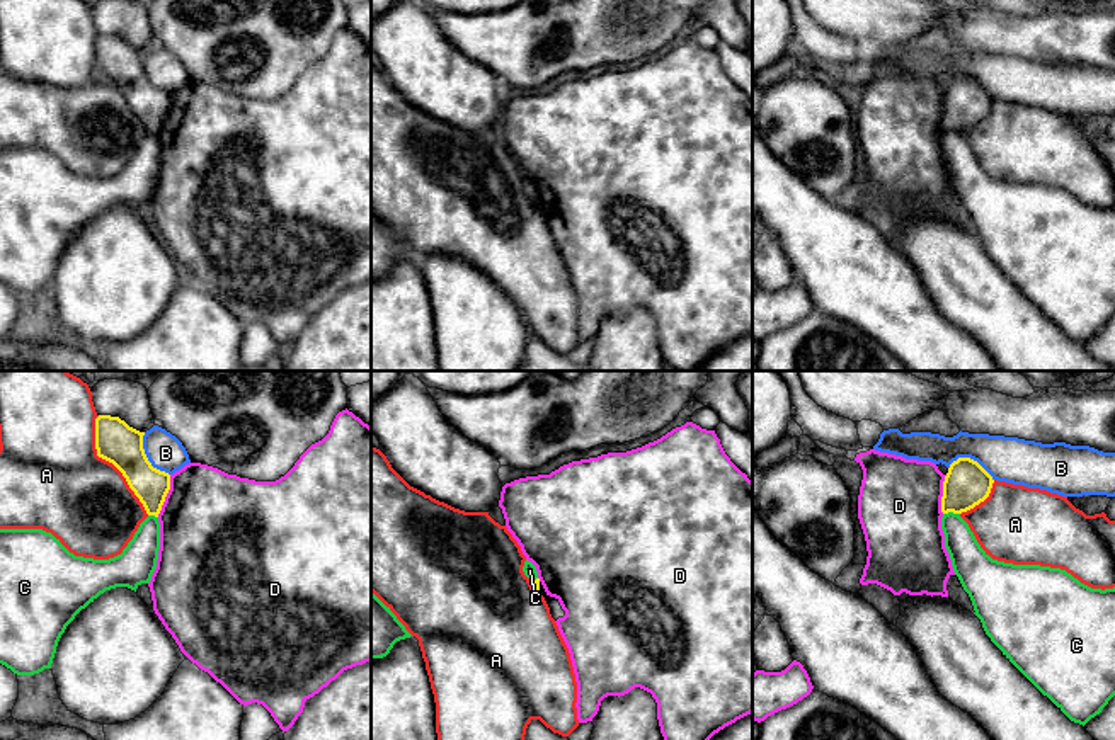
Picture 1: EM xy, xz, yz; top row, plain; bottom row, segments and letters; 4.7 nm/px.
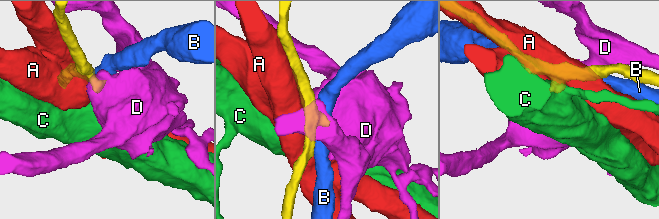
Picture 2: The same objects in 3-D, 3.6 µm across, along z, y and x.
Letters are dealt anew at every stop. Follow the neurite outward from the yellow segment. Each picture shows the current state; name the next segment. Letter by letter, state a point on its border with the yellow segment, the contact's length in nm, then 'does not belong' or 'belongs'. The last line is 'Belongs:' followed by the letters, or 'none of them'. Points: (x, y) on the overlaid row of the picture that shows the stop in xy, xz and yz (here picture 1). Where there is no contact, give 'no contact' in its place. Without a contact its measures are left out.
A: xy (111, 461) | 550 nm | does not belong
B: xy (147, 458) | 240 nm | does not belong
C: yz (950, 511) | 80 nm | does not belong
D: xy (165, 495) | 220 nm | does not belong
Belongs: none of them

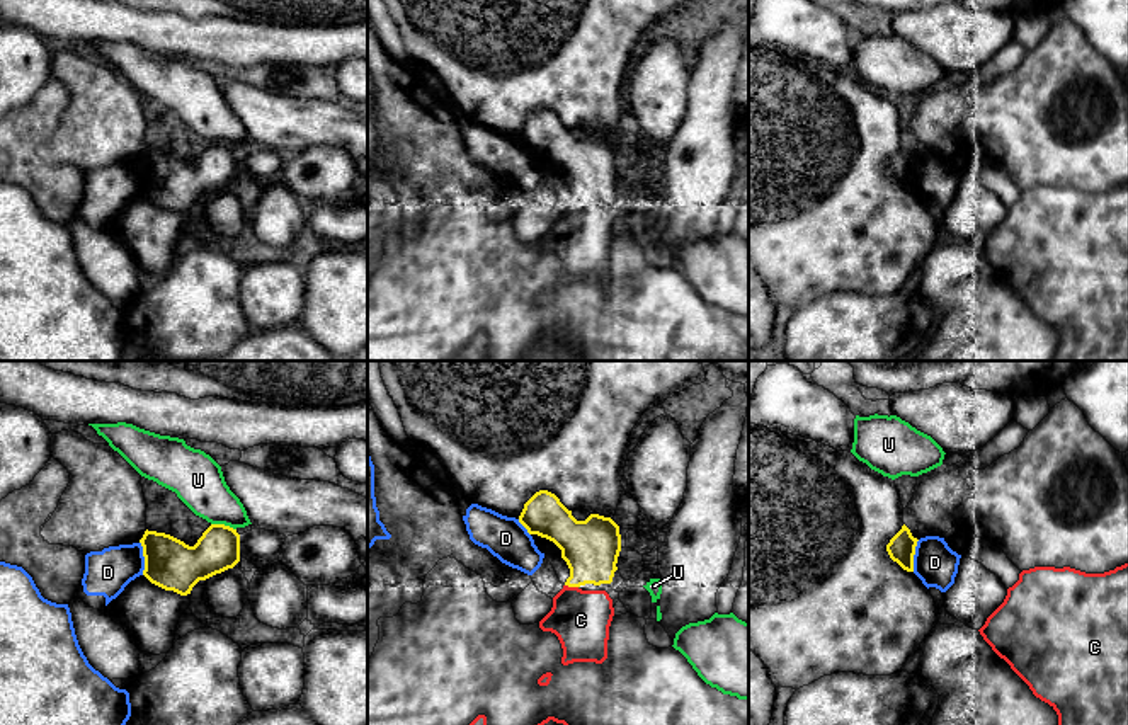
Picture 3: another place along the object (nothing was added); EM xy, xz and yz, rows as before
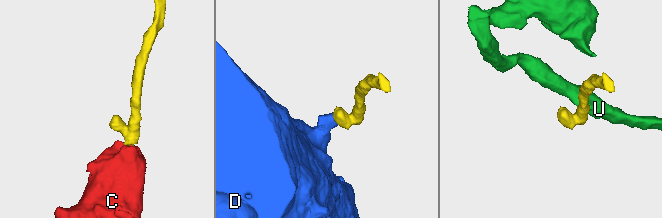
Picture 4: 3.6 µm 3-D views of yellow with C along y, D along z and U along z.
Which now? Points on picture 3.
C: xz (572, 586) | 70 nm | belongs
D: xy (145, 559) | 160 nm | does not belong
U: xy (223, 525) | 120 nm | does not belong
Belongs: C

